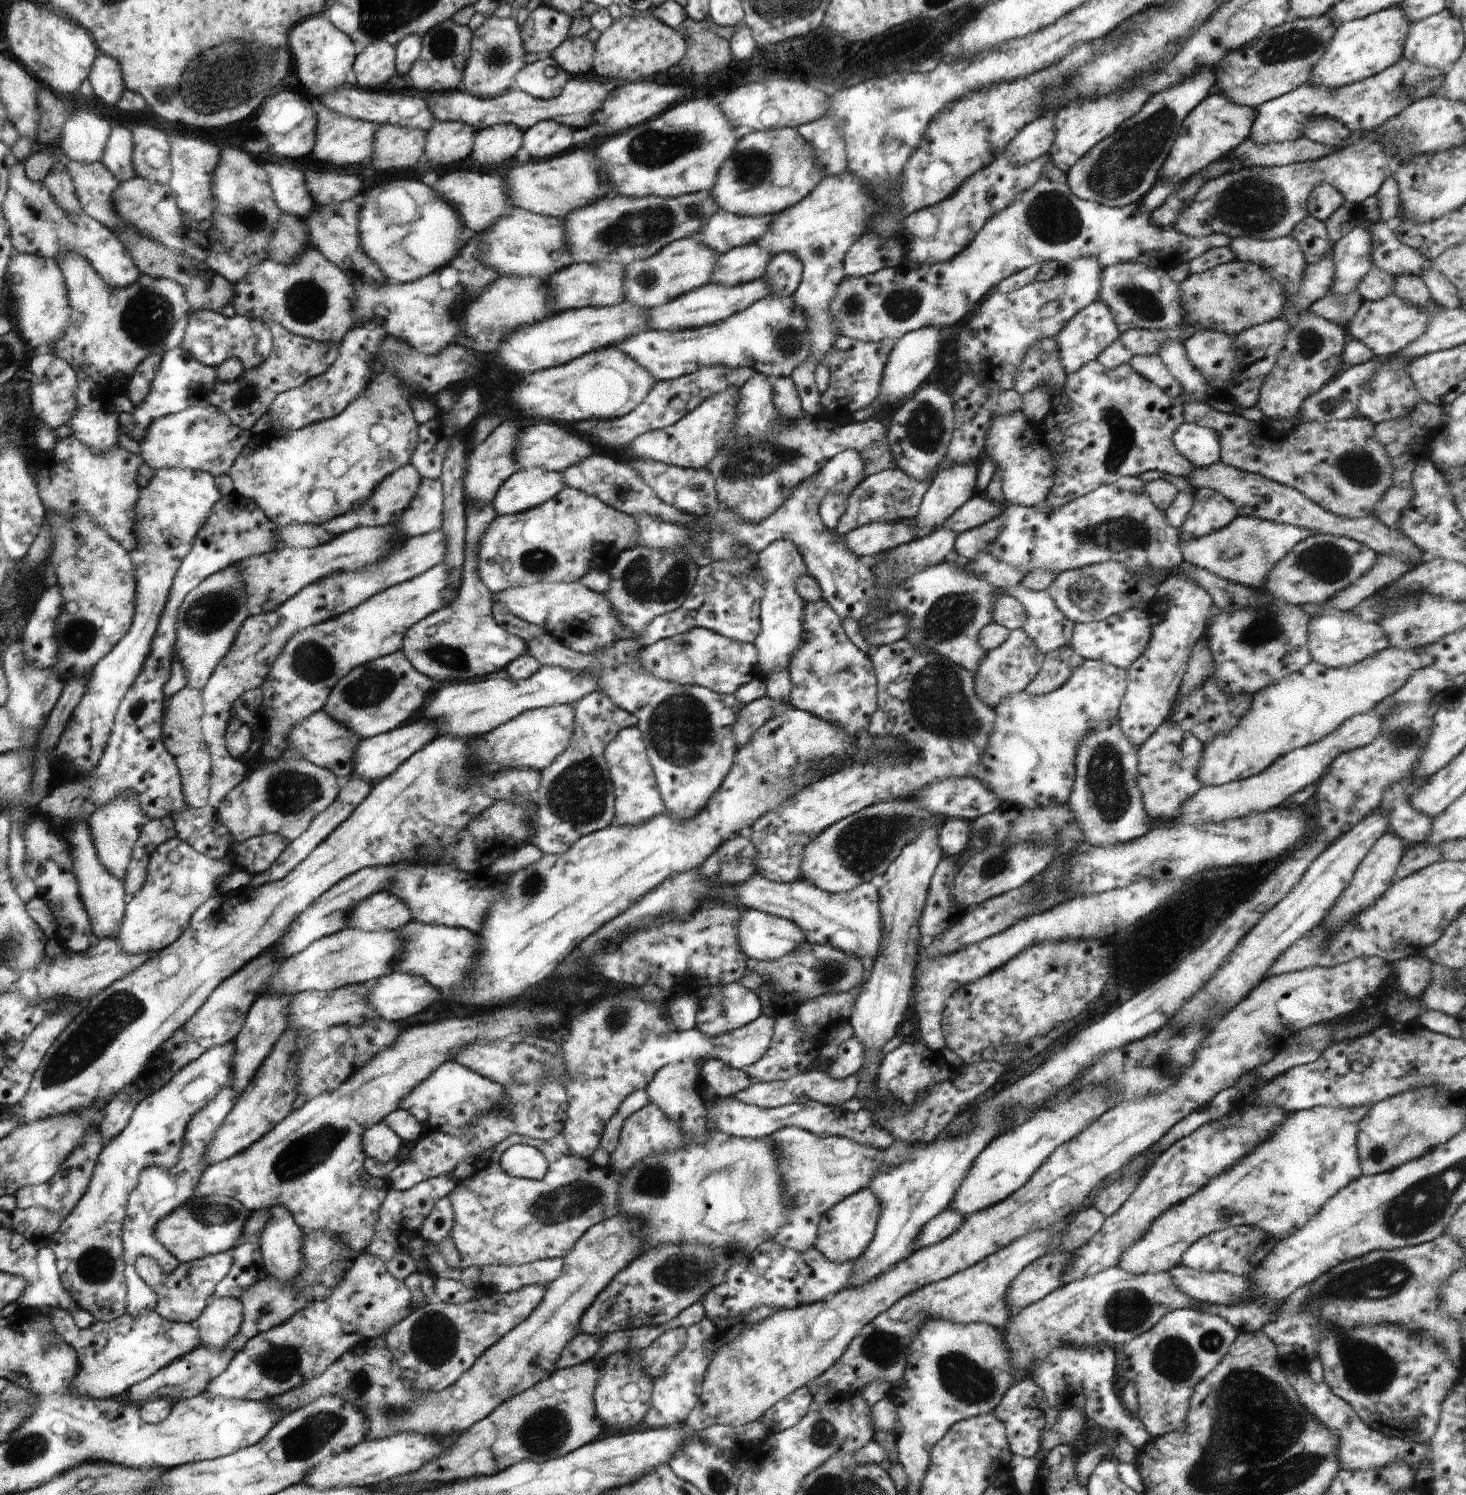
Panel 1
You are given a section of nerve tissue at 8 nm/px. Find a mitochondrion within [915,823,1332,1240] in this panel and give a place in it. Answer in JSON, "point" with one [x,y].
{"point":[1168,1064]}

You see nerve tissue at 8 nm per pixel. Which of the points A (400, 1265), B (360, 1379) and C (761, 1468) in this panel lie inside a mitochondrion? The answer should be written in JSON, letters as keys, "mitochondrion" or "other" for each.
{"A":"other","B":"mitochondrion","C":"other"}

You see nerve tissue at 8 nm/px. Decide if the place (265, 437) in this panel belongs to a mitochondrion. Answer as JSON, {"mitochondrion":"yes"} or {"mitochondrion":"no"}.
{"mitochondrion":"no"}

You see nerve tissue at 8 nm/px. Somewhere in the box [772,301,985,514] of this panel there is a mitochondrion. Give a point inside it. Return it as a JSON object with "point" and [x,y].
{"point":[924,429]}

